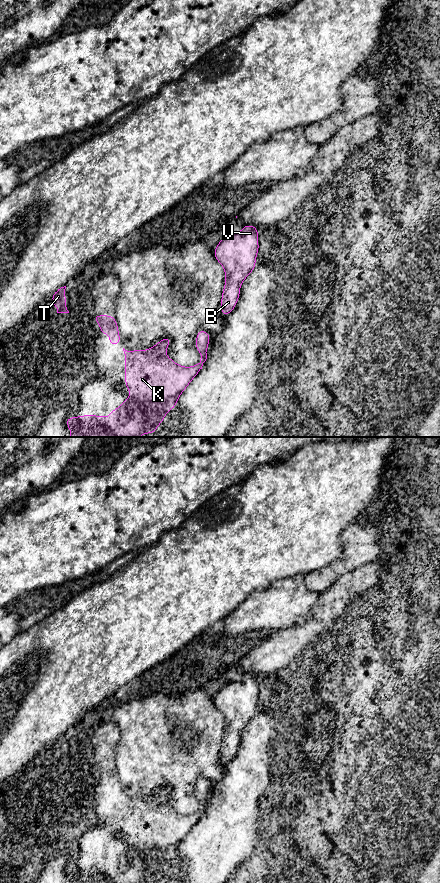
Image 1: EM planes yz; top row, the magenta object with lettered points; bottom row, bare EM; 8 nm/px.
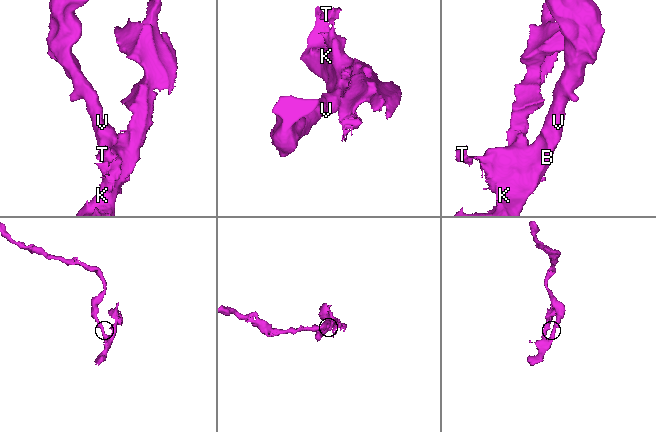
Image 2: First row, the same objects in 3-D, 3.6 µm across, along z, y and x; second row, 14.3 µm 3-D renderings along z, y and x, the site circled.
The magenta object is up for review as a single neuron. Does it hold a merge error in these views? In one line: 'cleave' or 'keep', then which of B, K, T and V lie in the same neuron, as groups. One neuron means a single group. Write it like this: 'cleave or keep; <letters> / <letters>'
keep; B K T V

